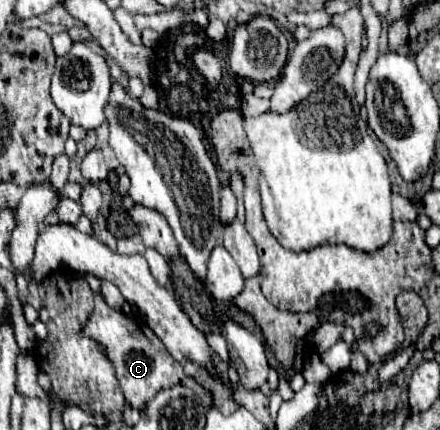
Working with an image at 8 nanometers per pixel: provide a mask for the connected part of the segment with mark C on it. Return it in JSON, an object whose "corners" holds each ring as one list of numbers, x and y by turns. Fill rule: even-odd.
{"corners":[[95,292,95,306,93,312,89,314,89,320,83,324,83,336,99,342,99,346,105,350,107,358,111,360,111,364,115,366,115,376,119,380,121,392,125,396,125,402,129,408,135,410,143,410,143,406,147,406,147,402,163,388,171,388,171,386,187,386,193,392,197,392,197,396,201,398,201,402,205,406,211,406,211,394,205,392,195,378,185,376,183,366,179,362,175,362,169,354,169,350,165,348,165,344,149,330,141,320,131,320,125,314,109,308,105,304,105,300,101,298,101,294]]}

